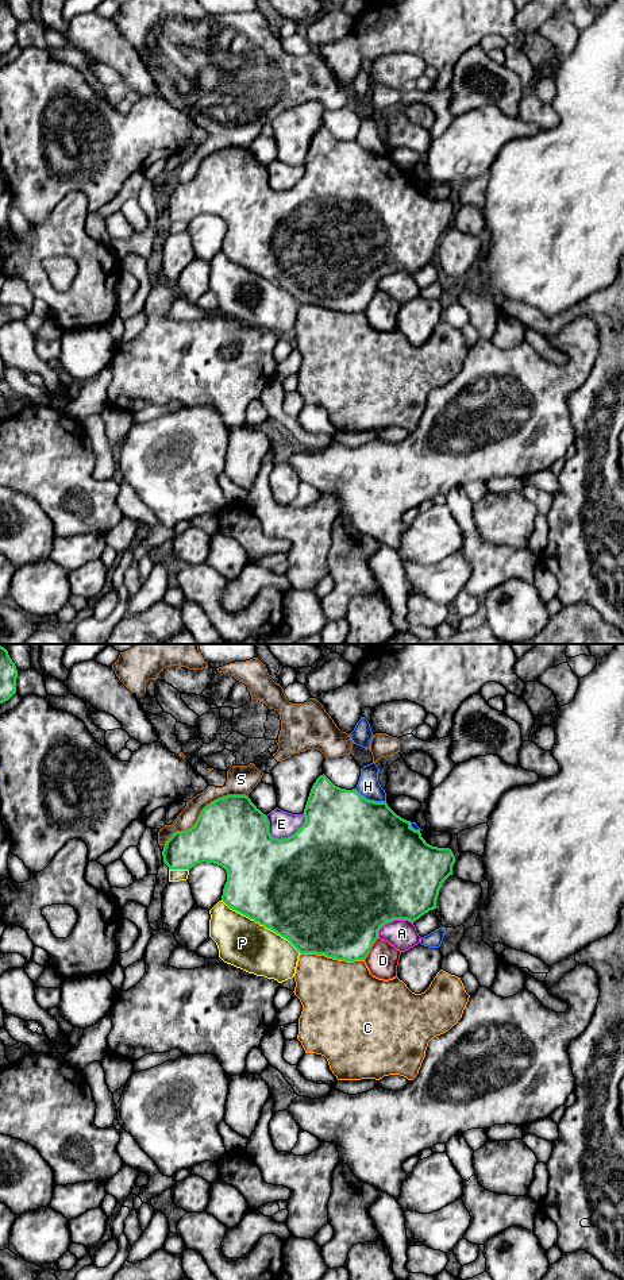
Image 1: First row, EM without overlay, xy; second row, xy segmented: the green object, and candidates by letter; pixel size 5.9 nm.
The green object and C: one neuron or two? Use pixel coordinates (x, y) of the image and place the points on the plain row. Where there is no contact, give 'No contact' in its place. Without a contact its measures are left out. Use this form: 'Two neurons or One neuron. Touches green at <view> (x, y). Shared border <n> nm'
One neuron. Touches green at xy (332, 309). Shared border 380 nm

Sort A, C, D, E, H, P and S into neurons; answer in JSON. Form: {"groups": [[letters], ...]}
{"groups": [["A"], ["C"], ["D"], ["E"], ["H"], ["P"], ["S"]]}

